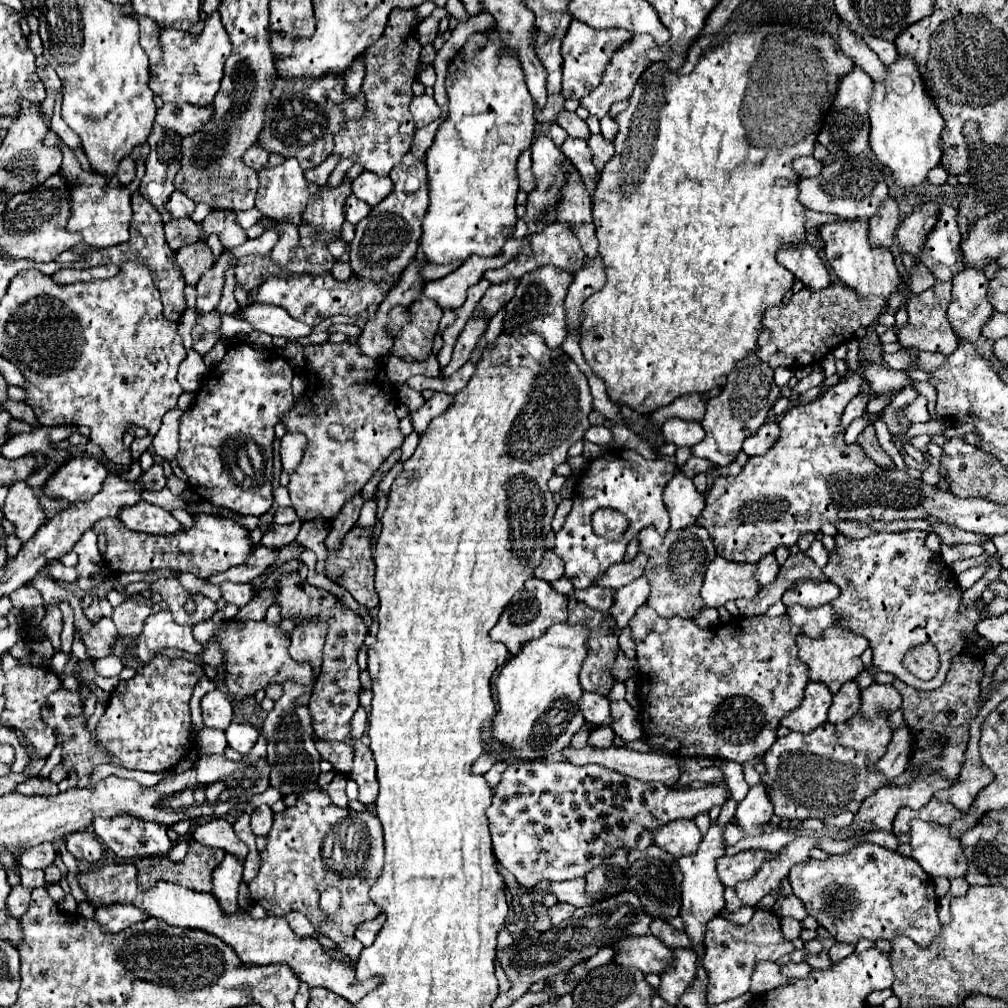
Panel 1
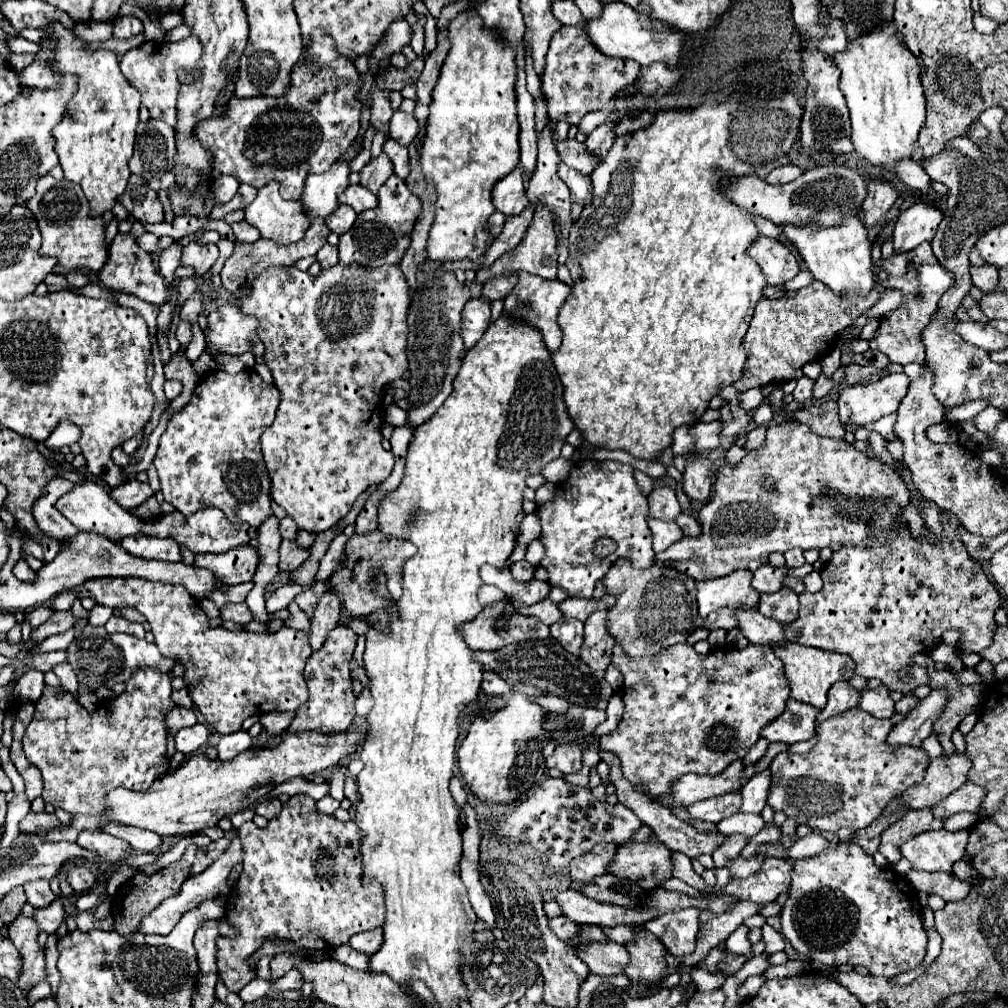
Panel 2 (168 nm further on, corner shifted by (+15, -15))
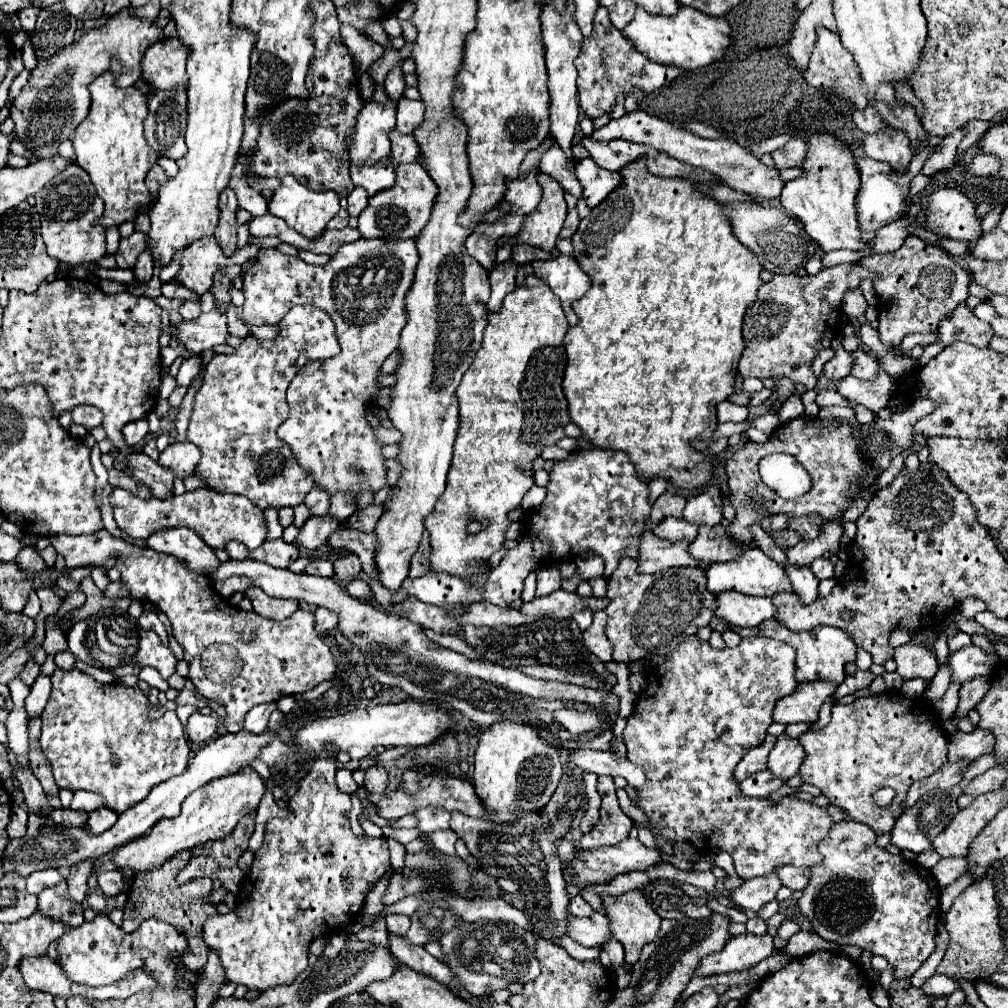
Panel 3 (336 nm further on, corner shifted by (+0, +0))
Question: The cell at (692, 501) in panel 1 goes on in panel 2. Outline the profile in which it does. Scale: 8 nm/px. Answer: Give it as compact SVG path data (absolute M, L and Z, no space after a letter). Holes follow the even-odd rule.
M648 519L648 527L652 531L652 547L656 553L664 551L672 543L680 541L684 535L680 527L674 521L660 521L660 519Z

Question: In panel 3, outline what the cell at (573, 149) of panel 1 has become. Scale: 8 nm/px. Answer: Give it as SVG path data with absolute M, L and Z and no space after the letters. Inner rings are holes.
M593 158L579 160L575 166L575 174L583 186L583 200L591 208L597 206L621 182L621 176L617 172L597 166Z

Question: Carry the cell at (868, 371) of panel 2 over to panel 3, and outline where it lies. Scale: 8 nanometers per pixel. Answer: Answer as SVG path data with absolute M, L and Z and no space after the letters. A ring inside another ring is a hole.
M839 335L832 340L831 346L833 350L835 350L835 356L833 356L833 360L829 360L829 364L825 366L825 376L829 378L829 380L843 380L845 376L849 376L849 372L851 372L851 368L853 368L853 356L847 352L847 350L843 350L841 341L843 339L843 335Z

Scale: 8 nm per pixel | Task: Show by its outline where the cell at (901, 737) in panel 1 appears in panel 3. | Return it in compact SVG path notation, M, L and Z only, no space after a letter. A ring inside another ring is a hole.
M977 646L961 648L949 654L951 682L961 686L973 678L989 676L997 664L999 664L999 656L991 656Z

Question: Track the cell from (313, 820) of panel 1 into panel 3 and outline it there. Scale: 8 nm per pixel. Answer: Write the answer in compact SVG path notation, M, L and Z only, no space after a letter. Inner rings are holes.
M335 752L315 760L295 796L289 798L289 816L273 818L265 826L265 840L255 852L249 874L241 880L237 906L225 916L205 920L203 936L209 948L219 948L227 980L247 988L263 990L271 984L291 984L307 968L309 944L329 930L343 930L361 910L371 886L375 886L391 868L389 846L383 838L357 836L349 826L351 800L335 784Z

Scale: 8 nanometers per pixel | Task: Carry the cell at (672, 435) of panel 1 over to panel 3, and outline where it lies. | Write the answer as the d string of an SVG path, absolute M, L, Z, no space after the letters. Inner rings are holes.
M727 400L717 406L719 424L723 424L723 422L745 422L747 414L749 414L749 410L745 406L737 406L737 404L731 404Z

